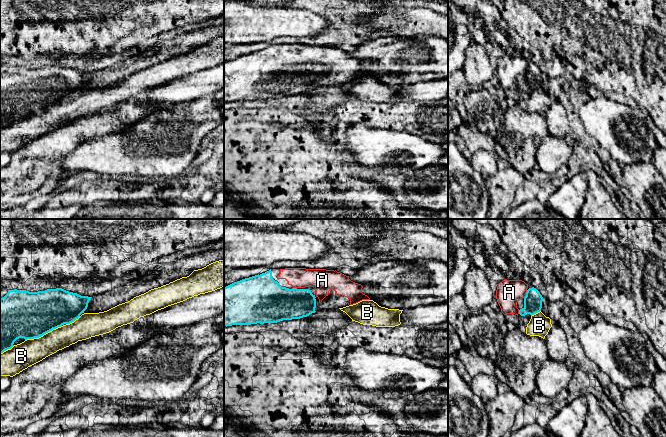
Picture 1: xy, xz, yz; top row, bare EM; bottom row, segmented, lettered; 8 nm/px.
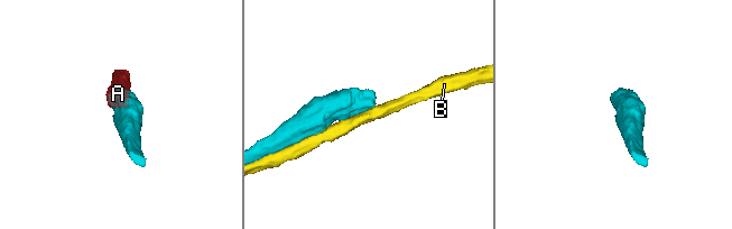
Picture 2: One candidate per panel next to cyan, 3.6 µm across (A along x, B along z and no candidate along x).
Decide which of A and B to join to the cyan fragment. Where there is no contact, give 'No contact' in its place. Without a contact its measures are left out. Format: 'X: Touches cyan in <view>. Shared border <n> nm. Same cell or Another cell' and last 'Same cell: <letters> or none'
A: Touches cyan in yz. Shared border 70 nm. Same cell
B: Touches cyan in xy. Shared border 320 nm. Another cell
Same cell: A

